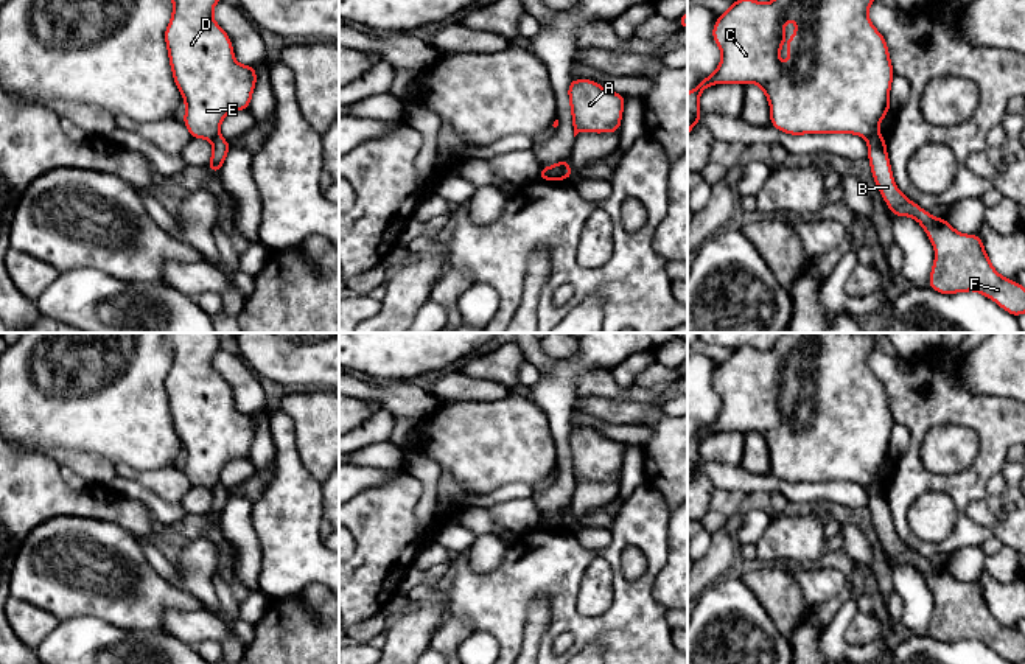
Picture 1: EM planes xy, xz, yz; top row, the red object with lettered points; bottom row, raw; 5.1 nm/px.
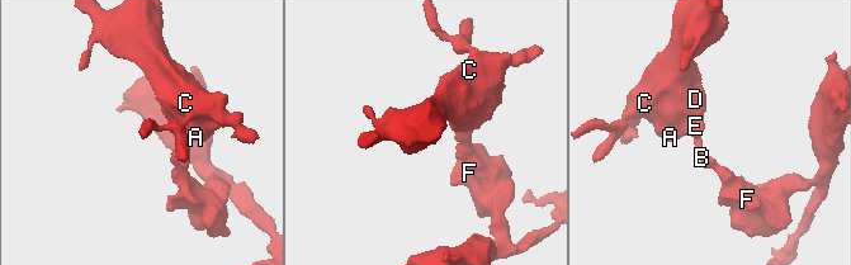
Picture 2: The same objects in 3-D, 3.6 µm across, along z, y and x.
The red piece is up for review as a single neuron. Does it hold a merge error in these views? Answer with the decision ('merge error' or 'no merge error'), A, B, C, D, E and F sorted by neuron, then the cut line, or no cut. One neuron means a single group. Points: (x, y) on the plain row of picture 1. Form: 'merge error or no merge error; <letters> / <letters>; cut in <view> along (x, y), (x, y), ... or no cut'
merge error; A C D E / B F; cut in yz along (879, 482), (867, 487)

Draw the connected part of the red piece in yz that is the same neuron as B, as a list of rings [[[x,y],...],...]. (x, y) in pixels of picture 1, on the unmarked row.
[[[866,487],[873,527],[893,564],[911,564],[925,578],[935,596],[935,611],[929,634],[939,642],[977,639],[994,648],[1006,661],[1025,661],[1025,636],[1002,625],[991,613],[981,586],[957,580],[946,566],[933,566],[929,560],[904,544],[894,532],[885,487]]]

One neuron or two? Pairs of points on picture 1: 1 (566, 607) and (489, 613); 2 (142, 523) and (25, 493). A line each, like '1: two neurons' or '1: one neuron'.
1: one neuron
2: one neuron

